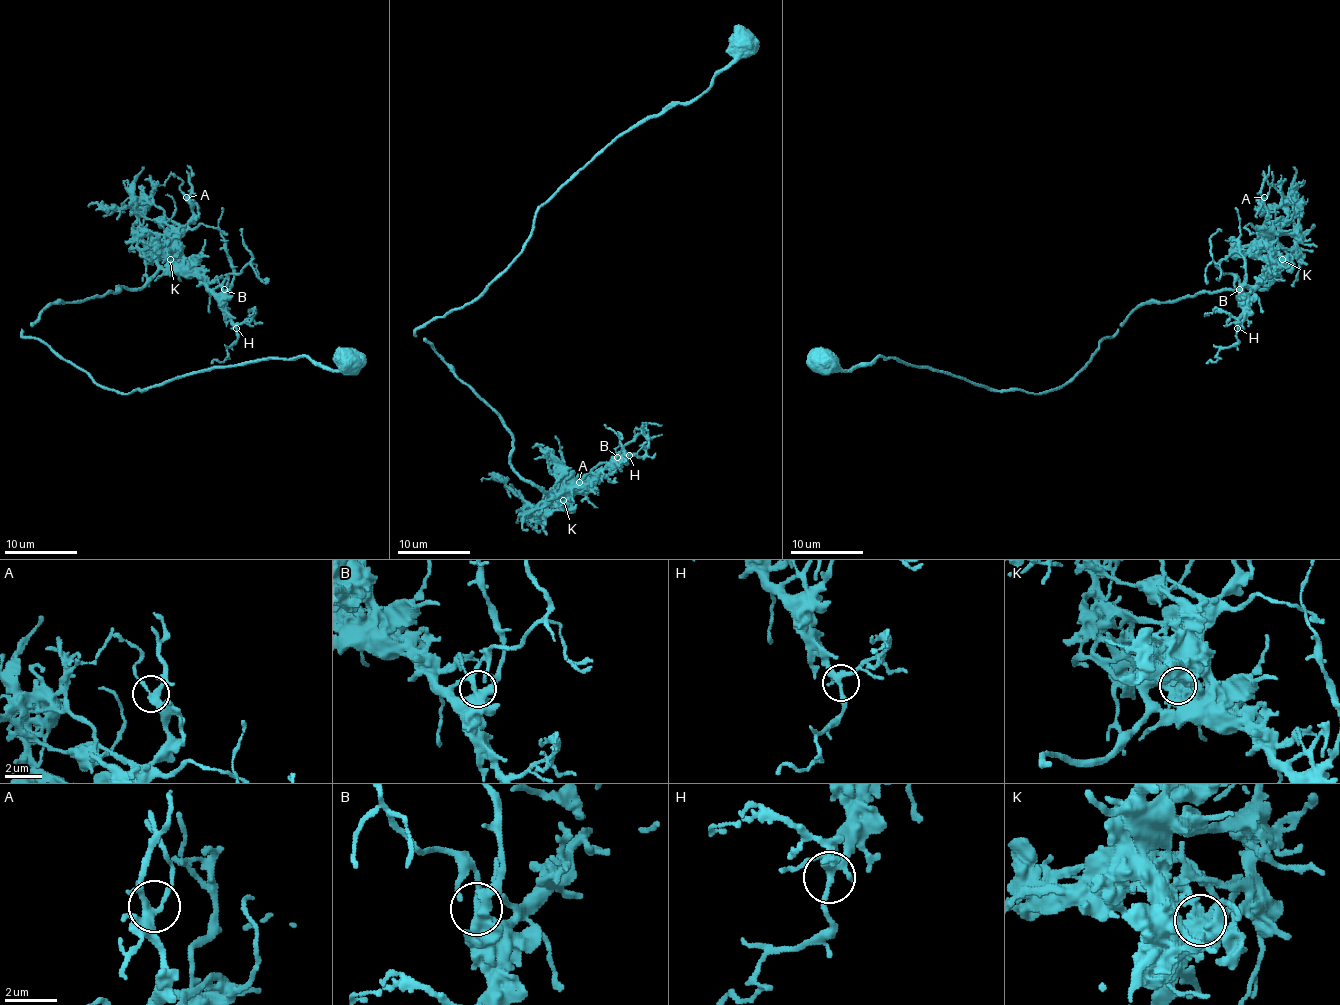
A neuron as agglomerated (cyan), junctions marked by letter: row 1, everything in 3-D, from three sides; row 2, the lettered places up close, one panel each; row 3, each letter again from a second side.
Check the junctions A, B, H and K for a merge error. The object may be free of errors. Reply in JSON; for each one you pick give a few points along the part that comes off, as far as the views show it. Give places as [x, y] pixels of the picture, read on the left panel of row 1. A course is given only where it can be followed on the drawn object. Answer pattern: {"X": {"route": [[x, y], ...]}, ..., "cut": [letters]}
{"K": {"route": [[169, 259], [168, 262], [157, 257], [139, 239], [137, 206], [137, 212], [144, 217], [164, 217], [189, 230]]}, "cut": ["K"]}

